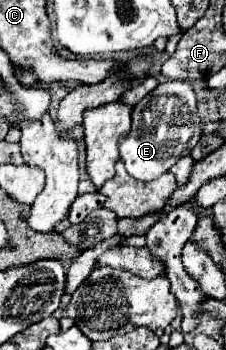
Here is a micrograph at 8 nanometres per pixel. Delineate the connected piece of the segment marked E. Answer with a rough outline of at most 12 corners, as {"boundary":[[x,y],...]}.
{"boundary":[[159,84],[133,106],[119,156],[155,180],[201,138],[195,92]]}

